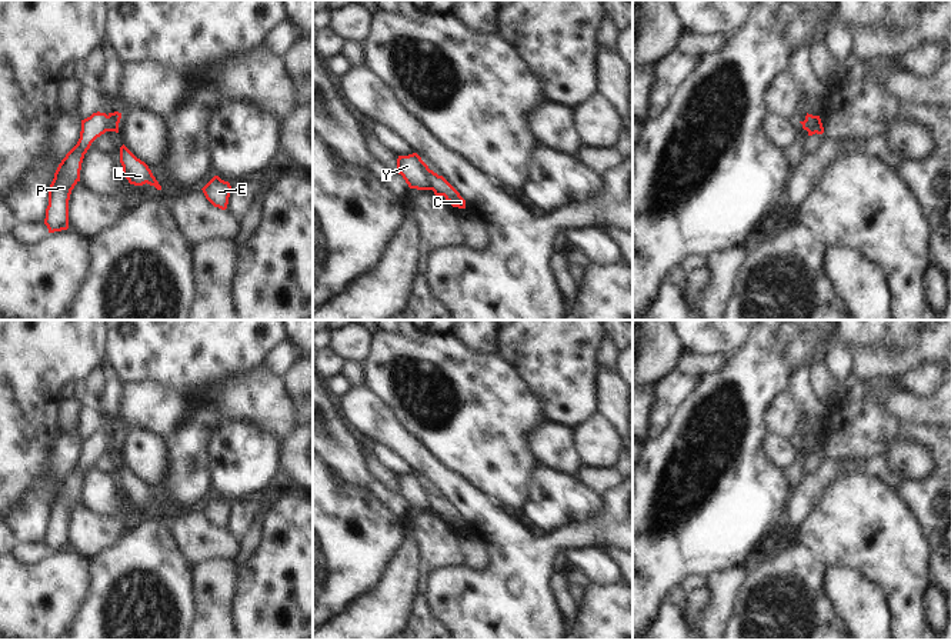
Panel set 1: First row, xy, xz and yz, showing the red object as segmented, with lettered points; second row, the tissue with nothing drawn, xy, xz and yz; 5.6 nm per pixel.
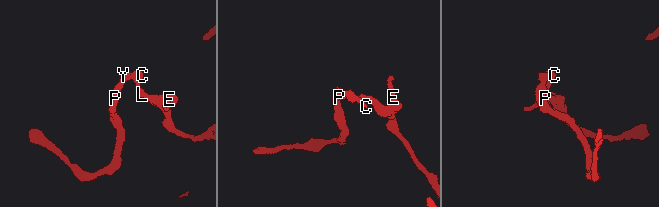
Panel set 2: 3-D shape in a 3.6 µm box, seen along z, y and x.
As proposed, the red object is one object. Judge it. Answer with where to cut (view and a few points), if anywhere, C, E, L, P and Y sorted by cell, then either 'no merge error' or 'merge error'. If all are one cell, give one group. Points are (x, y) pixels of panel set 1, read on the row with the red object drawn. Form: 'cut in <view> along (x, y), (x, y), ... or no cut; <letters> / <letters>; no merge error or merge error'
cut in xz along (429, 169), (430, 189); C E L / P Y; merge error

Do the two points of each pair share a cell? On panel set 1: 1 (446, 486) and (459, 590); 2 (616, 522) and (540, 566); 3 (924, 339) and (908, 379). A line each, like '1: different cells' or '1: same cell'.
1: same cell
2: same cell
3: different cells

